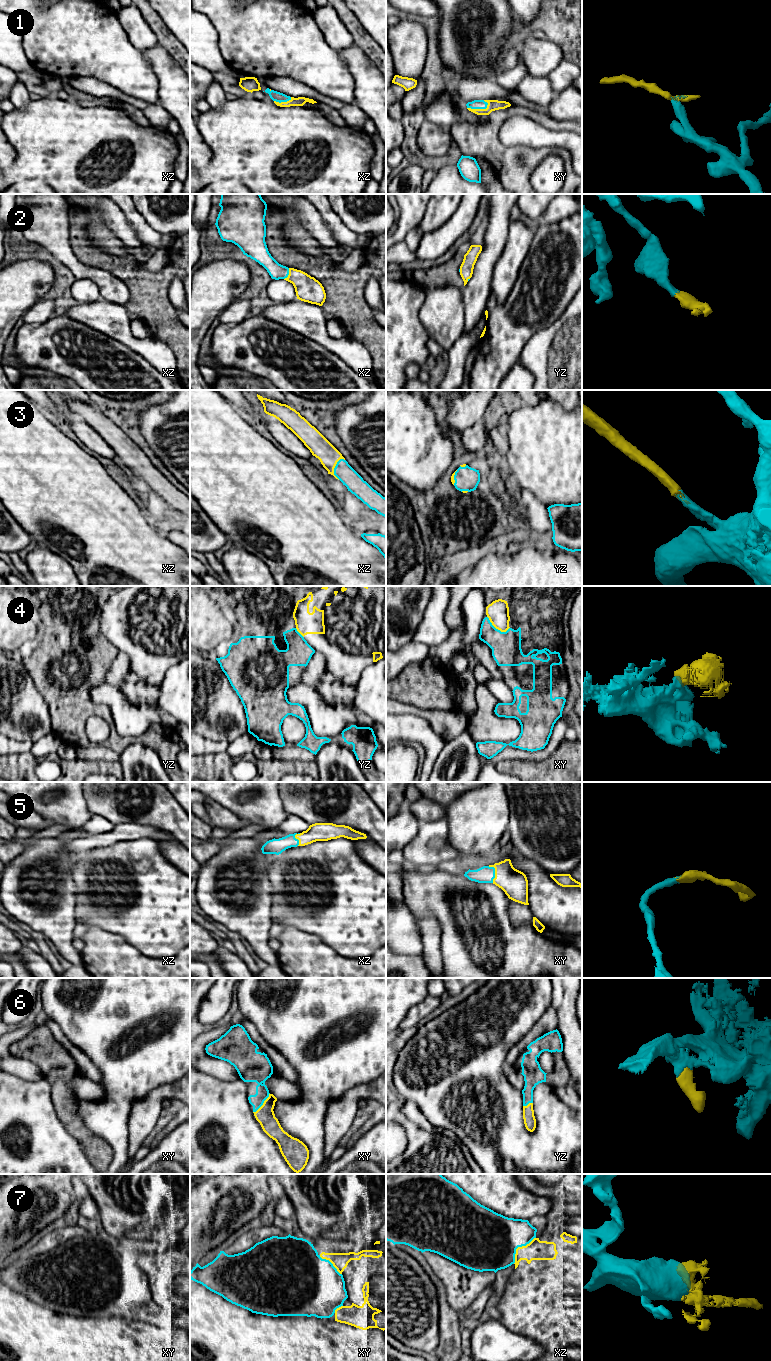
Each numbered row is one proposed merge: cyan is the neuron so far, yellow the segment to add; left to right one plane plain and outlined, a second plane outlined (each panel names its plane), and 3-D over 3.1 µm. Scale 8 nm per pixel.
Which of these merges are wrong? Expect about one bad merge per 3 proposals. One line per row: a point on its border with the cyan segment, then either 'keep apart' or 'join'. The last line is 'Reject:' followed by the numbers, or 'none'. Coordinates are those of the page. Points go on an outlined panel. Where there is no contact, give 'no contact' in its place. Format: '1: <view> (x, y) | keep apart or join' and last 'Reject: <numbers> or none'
1: xy (478, 108) | join
2: xz (288, 274) | join
3: xz (334, 468) | join
4: xy (497, 629) | keep apart
5: xy (494, 872) | join
6: xy (263, 1102) | join
7: xz (518, 1246) | join
Reject: 4

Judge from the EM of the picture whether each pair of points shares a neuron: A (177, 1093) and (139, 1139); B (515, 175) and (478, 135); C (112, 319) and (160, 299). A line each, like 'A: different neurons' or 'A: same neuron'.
A: same neuron
B: same neuron
C: different neurons

